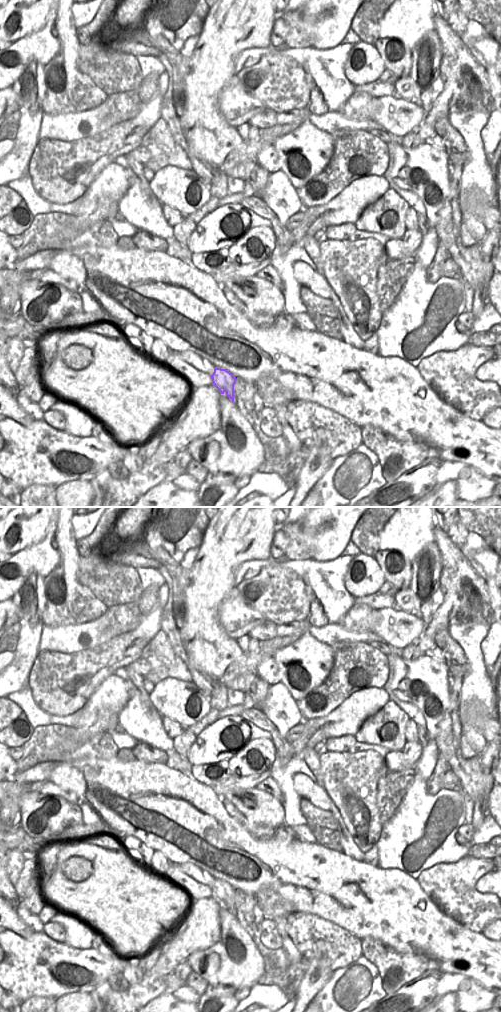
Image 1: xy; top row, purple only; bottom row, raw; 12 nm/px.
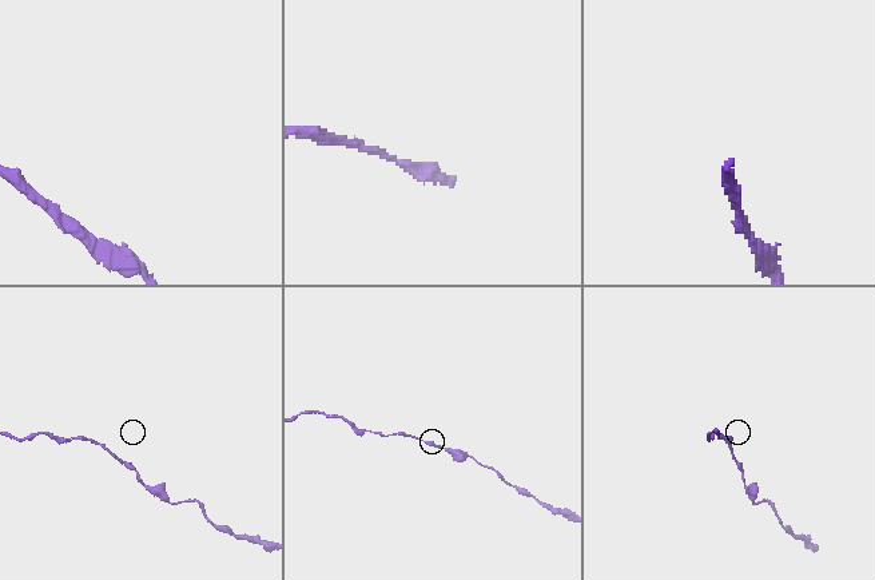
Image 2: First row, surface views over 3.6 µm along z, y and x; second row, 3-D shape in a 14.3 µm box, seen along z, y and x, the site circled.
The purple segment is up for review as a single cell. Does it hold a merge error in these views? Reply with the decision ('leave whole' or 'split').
leave whole

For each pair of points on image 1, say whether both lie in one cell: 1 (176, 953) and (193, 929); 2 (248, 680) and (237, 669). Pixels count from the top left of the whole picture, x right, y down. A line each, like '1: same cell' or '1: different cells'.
1: same cell
2: different cells

